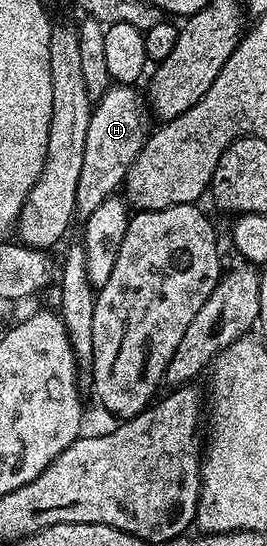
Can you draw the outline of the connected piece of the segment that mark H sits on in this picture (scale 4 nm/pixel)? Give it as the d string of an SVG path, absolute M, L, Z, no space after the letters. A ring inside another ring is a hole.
M112 84L94 102L91 118L89 119L89 135L85 135L85 160L81 162L81 179L77 179L77 203L75 204L76 218L85 219L105 203L107 197L116 192L115 189L127 180L127 172L133 167L141 147L147 142L149 128L147 129L147 117L149 118L149 105L142 92L138 88L129 85Z

